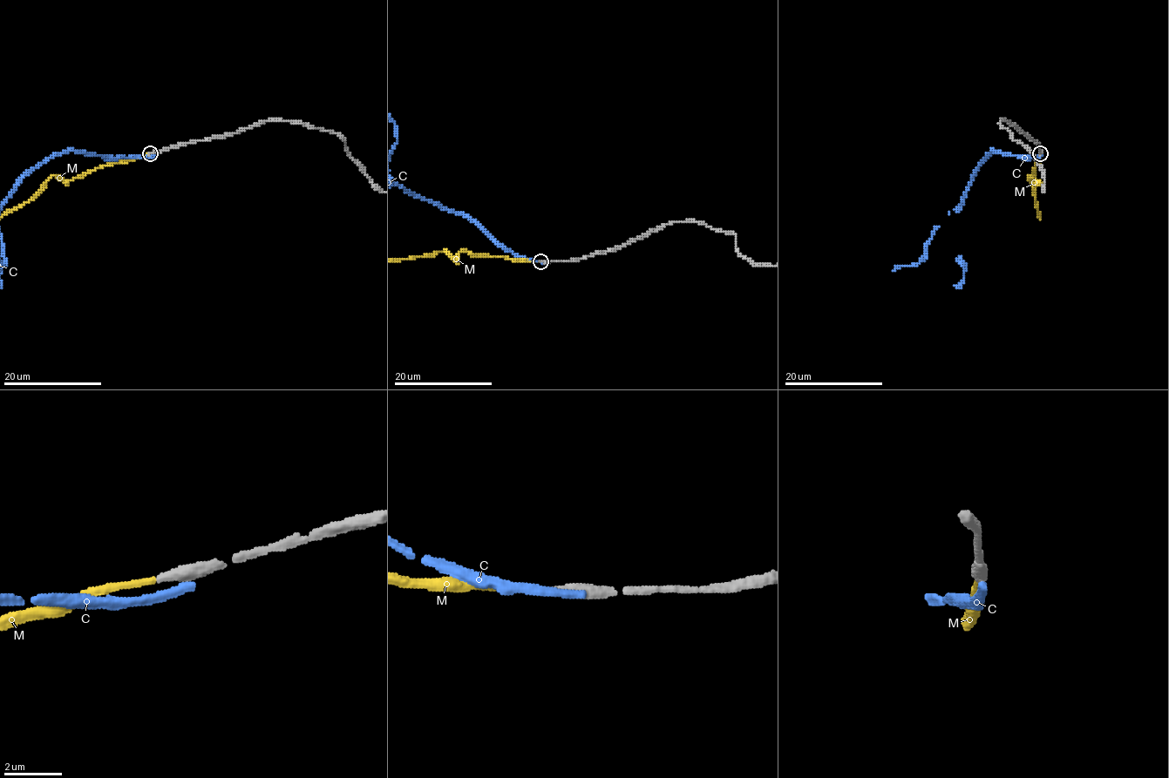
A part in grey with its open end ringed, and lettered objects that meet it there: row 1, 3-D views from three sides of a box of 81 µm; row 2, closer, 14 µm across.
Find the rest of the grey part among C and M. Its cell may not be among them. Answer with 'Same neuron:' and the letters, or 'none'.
Same neuron: M

